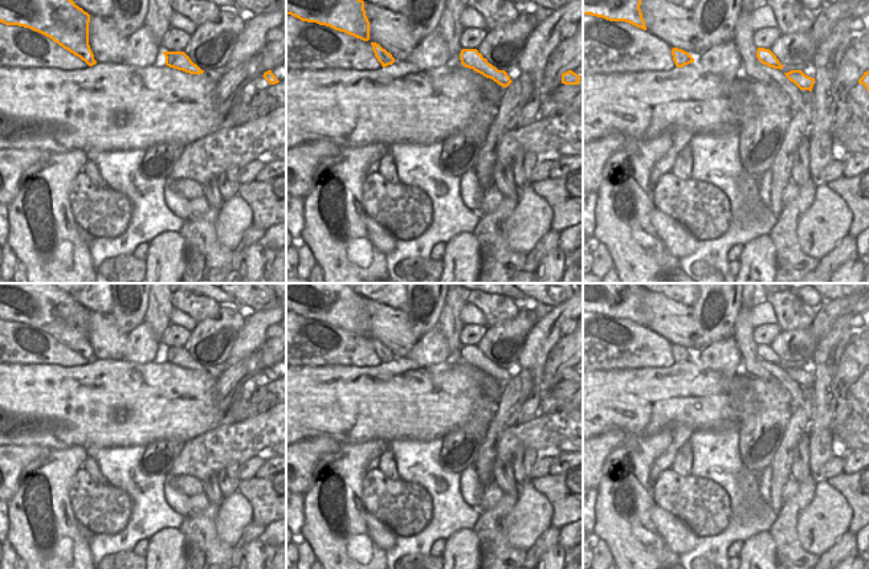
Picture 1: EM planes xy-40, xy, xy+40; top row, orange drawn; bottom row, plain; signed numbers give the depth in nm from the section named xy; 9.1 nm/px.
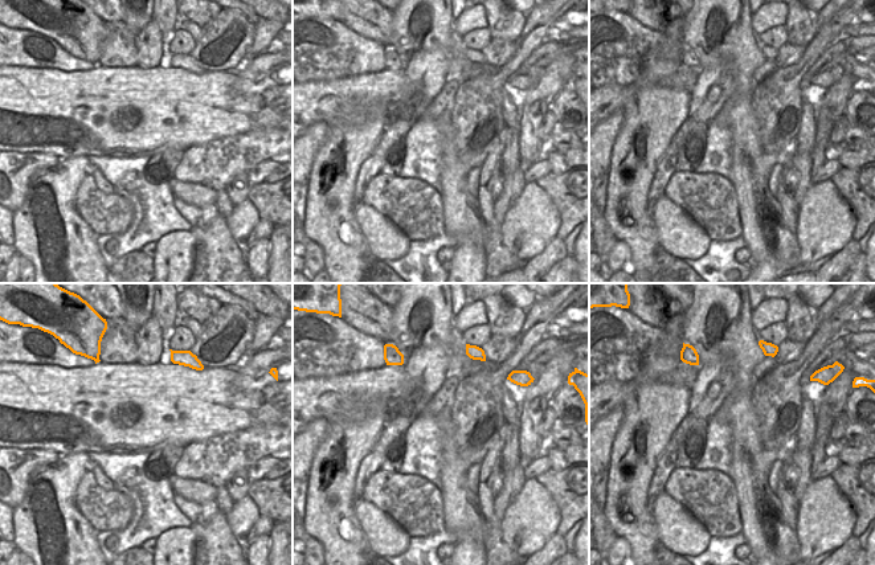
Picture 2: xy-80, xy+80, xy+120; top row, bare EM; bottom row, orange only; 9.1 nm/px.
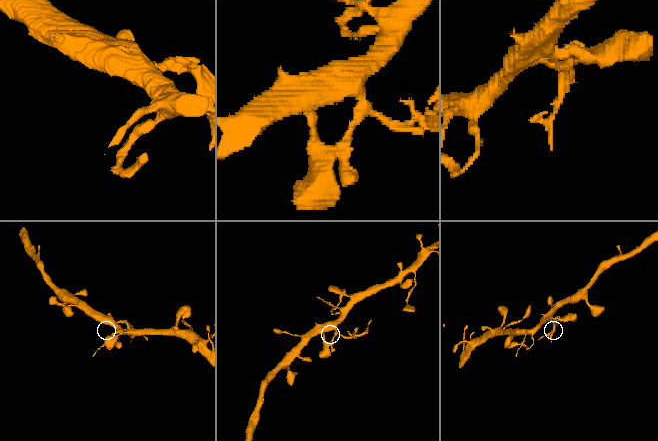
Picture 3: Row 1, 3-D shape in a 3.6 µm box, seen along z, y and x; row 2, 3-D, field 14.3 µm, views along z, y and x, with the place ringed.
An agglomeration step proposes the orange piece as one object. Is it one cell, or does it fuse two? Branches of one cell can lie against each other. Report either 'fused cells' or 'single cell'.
fused cells

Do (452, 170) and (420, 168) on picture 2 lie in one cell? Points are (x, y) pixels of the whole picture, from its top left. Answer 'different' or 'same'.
different

